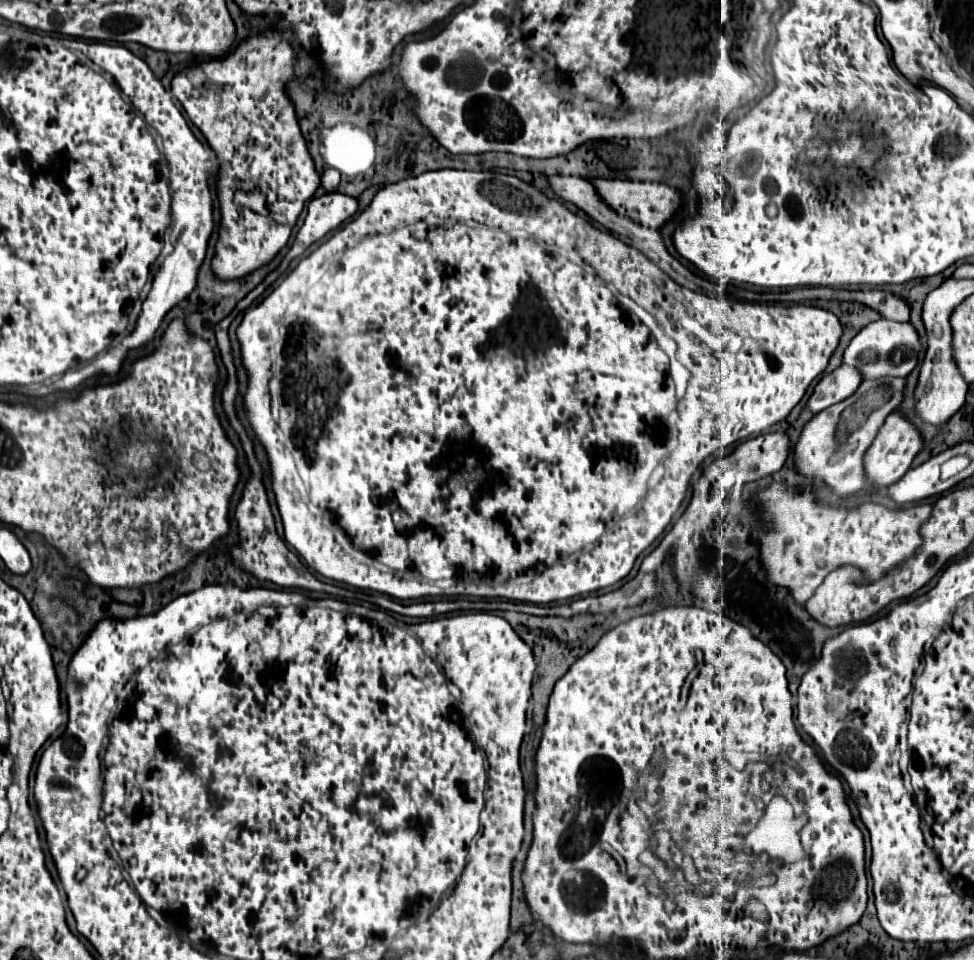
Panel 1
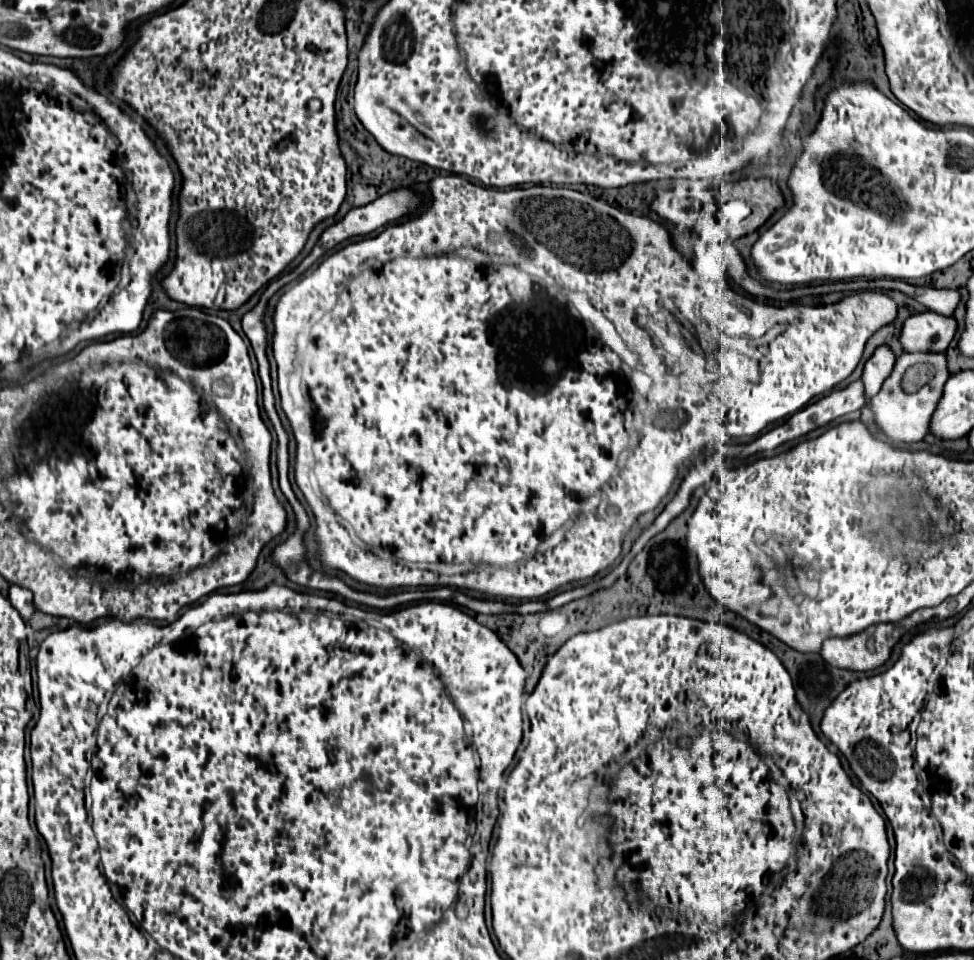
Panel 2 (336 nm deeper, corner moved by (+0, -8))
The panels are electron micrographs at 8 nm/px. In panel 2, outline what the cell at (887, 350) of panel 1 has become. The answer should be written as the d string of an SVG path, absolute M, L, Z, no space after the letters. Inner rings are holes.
M932 311L916 313L902 327L902 347L908 353L942 353L954 339L958 323L954 317L936 315Z

